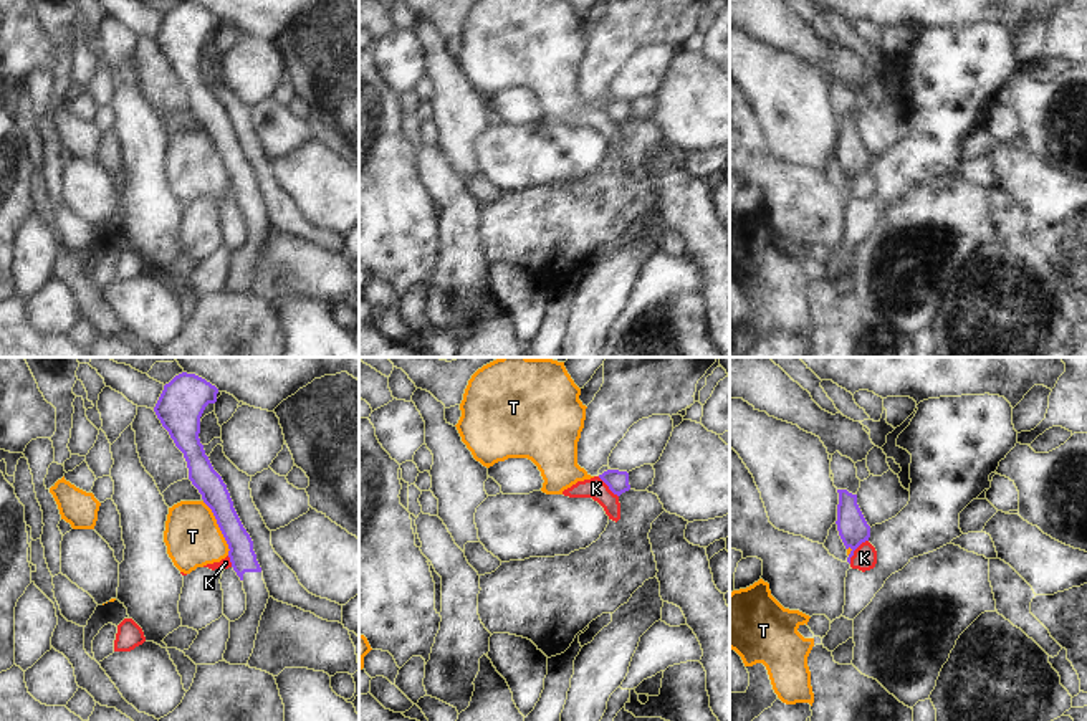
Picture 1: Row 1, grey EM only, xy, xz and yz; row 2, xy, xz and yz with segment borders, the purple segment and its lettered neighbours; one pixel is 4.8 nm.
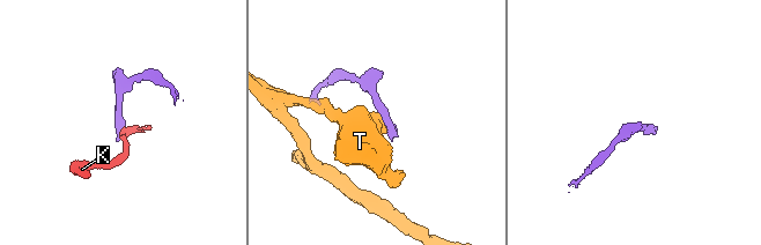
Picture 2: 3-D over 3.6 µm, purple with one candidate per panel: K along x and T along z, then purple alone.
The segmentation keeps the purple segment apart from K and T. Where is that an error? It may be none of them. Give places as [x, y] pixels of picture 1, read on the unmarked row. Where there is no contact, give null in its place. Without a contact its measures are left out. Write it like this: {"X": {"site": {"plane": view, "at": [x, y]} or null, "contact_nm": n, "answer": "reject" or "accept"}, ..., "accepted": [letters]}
{"K": {"site": {"plane": "yz", "at": [854, 179]}, "contact_nm": 150, "answer": "reject"}, "T": {"site": {"plane": "xy", "at": [219, 156]}, "contact_nm": 300, "answer": "reject"}, "accepted": []}

